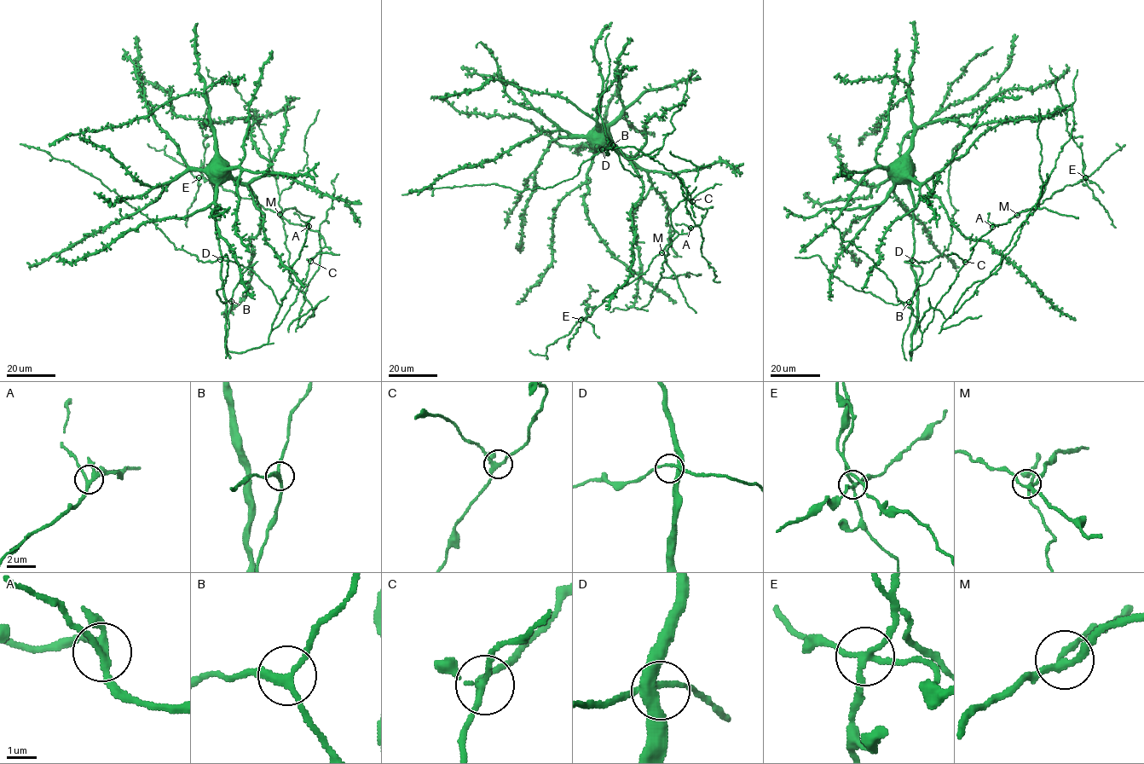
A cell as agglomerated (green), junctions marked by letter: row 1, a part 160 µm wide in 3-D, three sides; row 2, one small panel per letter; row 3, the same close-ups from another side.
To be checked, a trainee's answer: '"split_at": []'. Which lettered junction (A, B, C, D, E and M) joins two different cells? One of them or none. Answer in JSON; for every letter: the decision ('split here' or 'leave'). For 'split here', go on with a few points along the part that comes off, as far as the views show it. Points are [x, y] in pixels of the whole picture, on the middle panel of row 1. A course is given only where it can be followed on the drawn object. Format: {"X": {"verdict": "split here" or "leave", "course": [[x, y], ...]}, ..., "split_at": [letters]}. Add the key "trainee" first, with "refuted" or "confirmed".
{"trainee": "refuted", "A": {"verdict": "leave"}, "B": {"verdict": "leave"}, "C": {"verdict": "leave"}, "D": {"verdict": "leave"}, "E": {"verdict": "split here", "course": [[580, 319], [585, 319], [586, 315], [585, 302], [590, 298], [591, 291], [594, 291], [587, 284]]}, "M": {"verdict": "leave"}, "split_at": ["E"]}

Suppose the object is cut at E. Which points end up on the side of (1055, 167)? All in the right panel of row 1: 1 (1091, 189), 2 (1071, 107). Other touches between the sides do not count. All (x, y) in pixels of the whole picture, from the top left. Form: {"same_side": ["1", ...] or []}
{"same_side": ["2"]}

